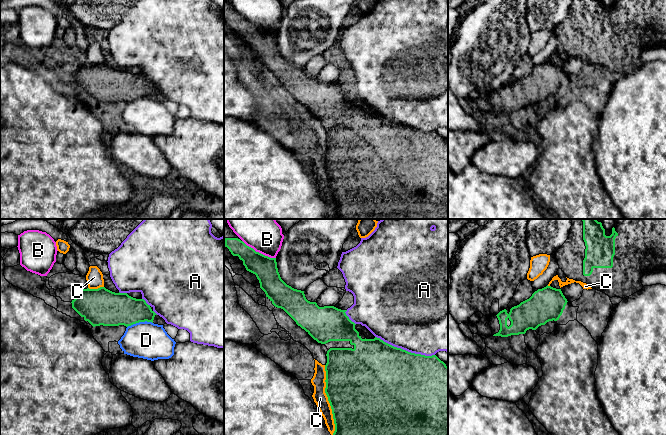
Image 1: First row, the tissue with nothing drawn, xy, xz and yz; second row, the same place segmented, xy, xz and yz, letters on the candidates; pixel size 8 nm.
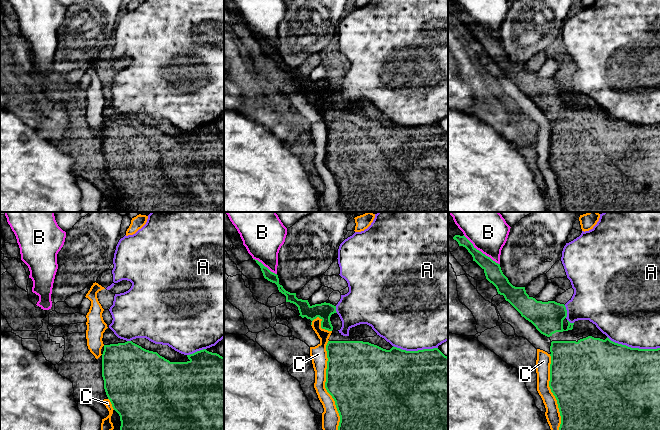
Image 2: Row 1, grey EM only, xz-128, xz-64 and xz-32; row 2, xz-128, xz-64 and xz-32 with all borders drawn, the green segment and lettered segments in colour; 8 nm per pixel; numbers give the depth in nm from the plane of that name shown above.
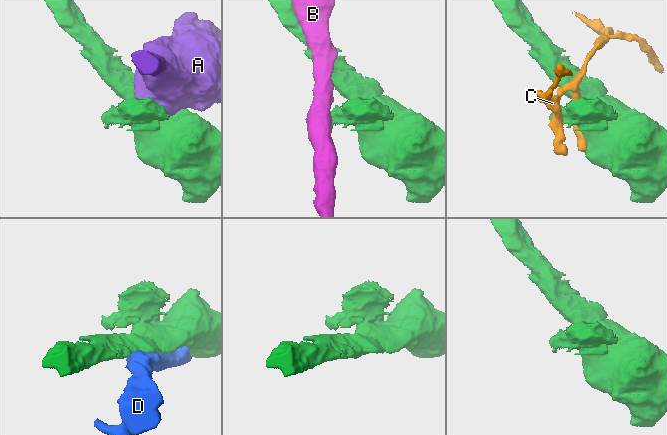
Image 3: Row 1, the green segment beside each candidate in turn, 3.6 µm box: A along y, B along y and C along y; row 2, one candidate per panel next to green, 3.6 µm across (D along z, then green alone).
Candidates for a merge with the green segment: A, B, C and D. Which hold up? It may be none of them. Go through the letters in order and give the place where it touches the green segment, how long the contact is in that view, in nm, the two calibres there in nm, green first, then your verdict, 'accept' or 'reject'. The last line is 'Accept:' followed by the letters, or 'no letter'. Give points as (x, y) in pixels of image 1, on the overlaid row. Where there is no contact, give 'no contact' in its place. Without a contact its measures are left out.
A: xz (405, 350) | 500 nm | 500/500 nm | reject
B: xz (258, 252) | 300 nm | 190/340 nm | reject
C: xz (328, 400) | 550 nm | 500/110 nm | reject
D: xy (139, 321) | 220 nm | 280/300 nm | reject
Accept: no letter

